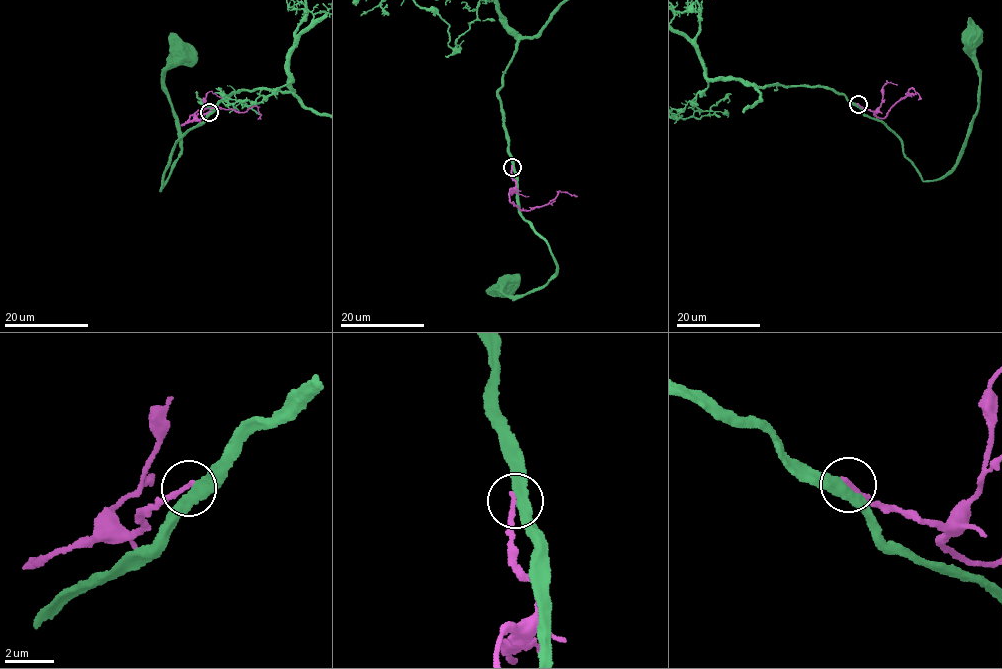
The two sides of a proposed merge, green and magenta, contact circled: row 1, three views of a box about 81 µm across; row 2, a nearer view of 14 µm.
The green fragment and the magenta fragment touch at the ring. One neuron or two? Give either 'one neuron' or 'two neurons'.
two neurons

